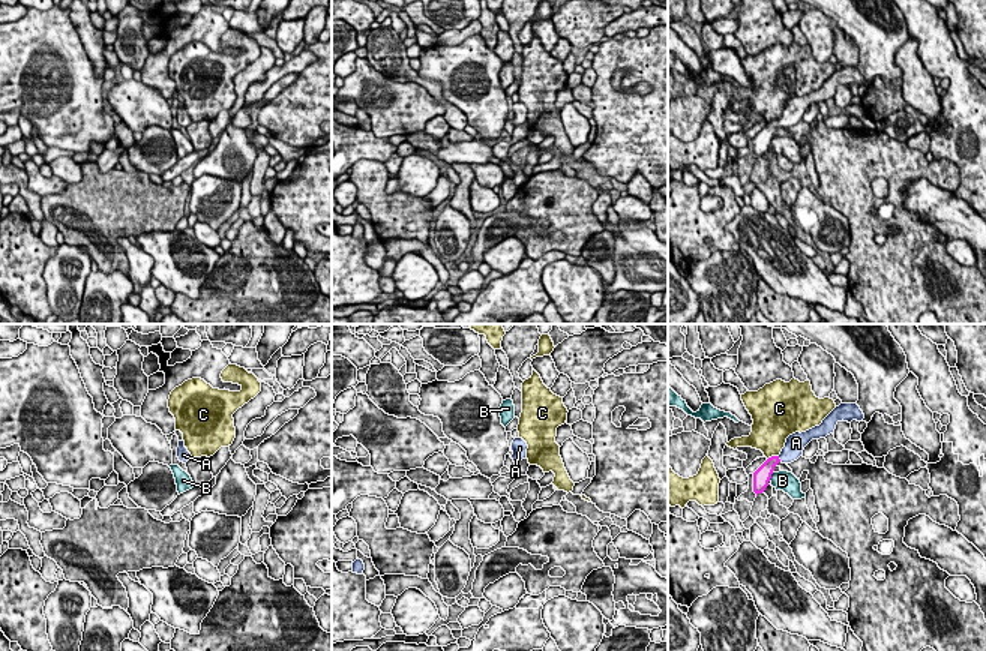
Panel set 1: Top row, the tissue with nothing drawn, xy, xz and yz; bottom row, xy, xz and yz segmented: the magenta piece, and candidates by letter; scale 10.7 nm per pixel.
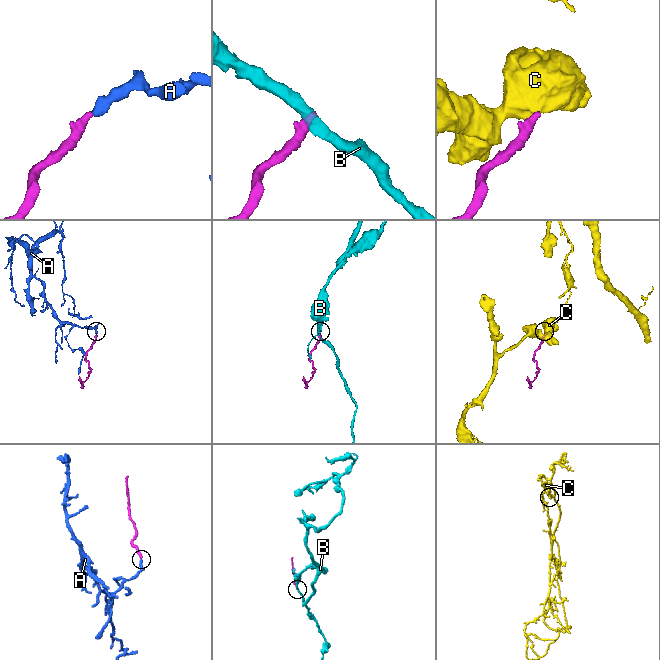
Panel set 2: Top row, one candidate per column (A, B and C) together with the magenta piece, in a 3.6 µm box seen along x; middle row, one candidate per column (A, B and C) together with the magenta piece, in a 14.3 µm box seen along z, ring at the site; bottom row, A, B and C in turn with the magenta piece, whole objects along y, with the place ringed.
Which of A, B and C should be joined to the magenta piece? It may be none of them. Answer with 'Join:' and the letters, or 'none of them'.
Join: A

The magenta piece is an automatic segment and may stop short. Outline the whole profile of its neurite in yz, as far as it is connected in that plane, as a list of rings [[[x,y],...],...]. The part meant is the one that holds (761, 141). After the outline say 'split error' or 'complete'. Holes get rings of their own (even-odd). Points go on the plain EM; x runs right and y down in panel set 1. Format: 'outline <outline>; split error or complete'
outline [[[840,68],[836,70],[819,90],[815,90],[806,96],[795,96],[786,102],[785,111],[782,112],[779,120],[768,122],[755,136],[753,136],[753,156],[756,160],[765,154],[774,130],[782,128],[791,128],[803,120],[804,111],[812,104],[825,102],[830,98],[834,98],[836,88],[839,86],[852,84],[863,86],[864,78],[857,68]]]; split error

